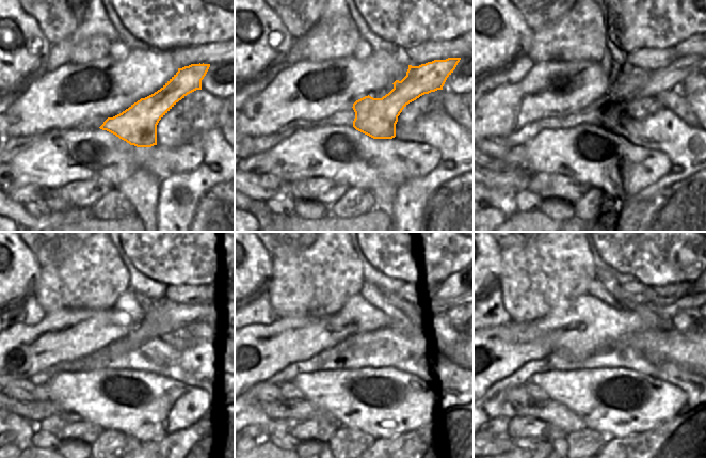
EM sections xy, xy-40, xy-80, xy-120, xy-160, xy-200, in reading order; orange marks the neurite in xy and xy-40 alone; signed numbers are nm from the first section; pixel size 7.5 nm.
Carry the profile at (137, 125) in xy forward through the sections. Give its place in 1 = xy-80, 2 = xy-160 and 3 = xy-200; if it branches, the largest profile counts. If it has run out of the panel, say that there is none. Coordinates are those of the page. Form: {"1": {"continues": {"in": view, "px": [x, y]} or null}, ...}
{"1": {"continues": {"in": "xy-80", "px": [647, 81]}}, "2": {"continues": {"in": "xy-160", "px": [451, 302]}}, "3": {"continues": {"in": "xy-200", "px": [690, 302]}}}

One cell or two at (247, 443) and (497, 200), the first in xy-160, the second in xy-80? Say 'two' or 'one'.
two

